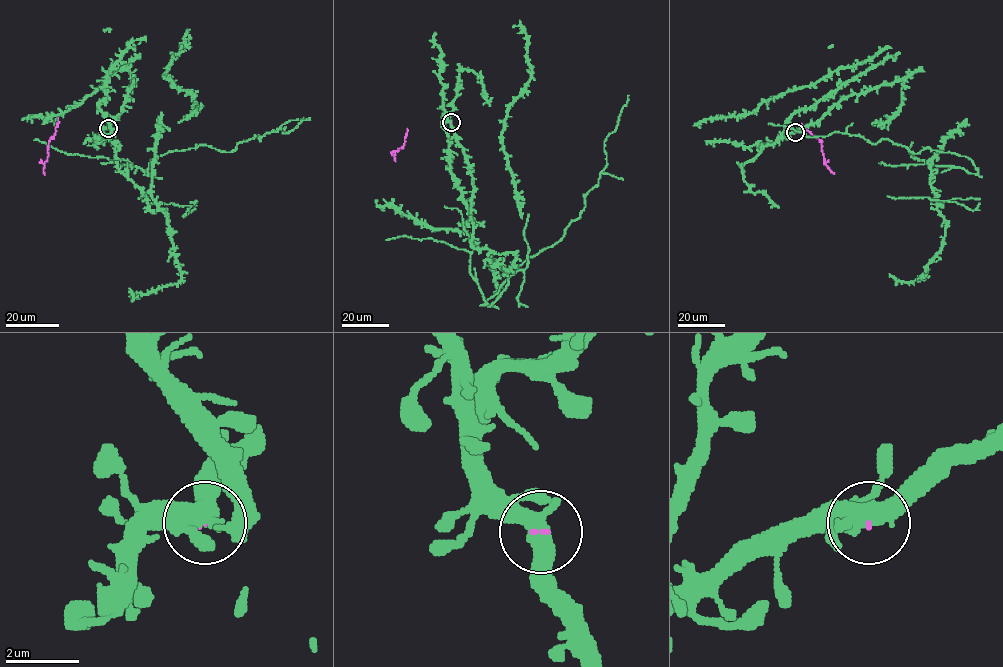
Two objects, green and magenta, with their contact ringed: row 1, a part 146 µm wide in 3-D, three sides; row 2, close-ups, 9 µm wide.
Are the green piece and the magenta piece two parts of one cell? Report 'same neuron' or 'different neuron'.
same neuron

